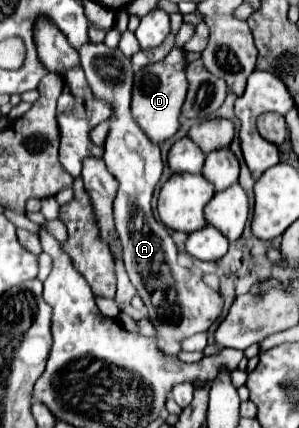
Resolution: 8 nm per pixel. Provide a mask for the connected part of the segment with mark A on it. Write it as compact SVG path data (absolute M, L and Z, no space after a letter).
M86 43L80 49L80 61L84 75L88 77L88 85L92 85L92 95L100 97L100 101L108 101L112 105L110 133L104 143L104 163L108 171L118 179L120 189L114 199L114 221L116 231L124 249L124 265L130 275L132 285L140 293L144 305L148 307L148 315L156 327L158 347L172 355L180 353L180 341L194 335L206 333L210 325L220 317L224 299L220 293L210 289L200 277L194 277L190 271L182 269L176 263L178 249L164 225L160 225L152 215L152 193L162 175L162 157L160 147L144 135L144 131L136 125L136 119L130 111L132 99L132 61L122 55L120 49L110 49L104 43Z

